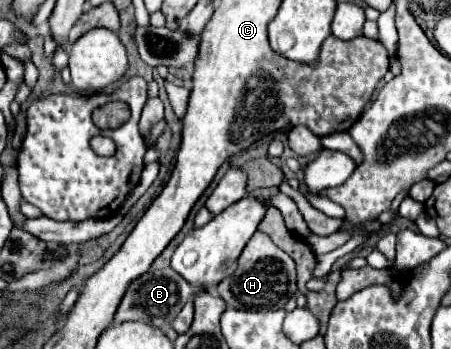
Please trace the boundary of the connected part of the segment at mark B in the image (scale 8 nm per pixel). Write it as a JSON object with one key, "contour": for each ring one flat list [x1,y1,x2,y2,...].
{"contour":[[170,267,146,271,142,277,138,277,136,281,132,281,128,285,128,289,126,289,118,309,116,309,112,323,120,325,126,321,140,321,140,323,148,323,148,325,158,327,158,329,168,329,170,323,174,321,174,317,180,313,180,309,192,297,192,293,194,293,192,285,188,285,188,281,184,281,184,277,180,277]]}

